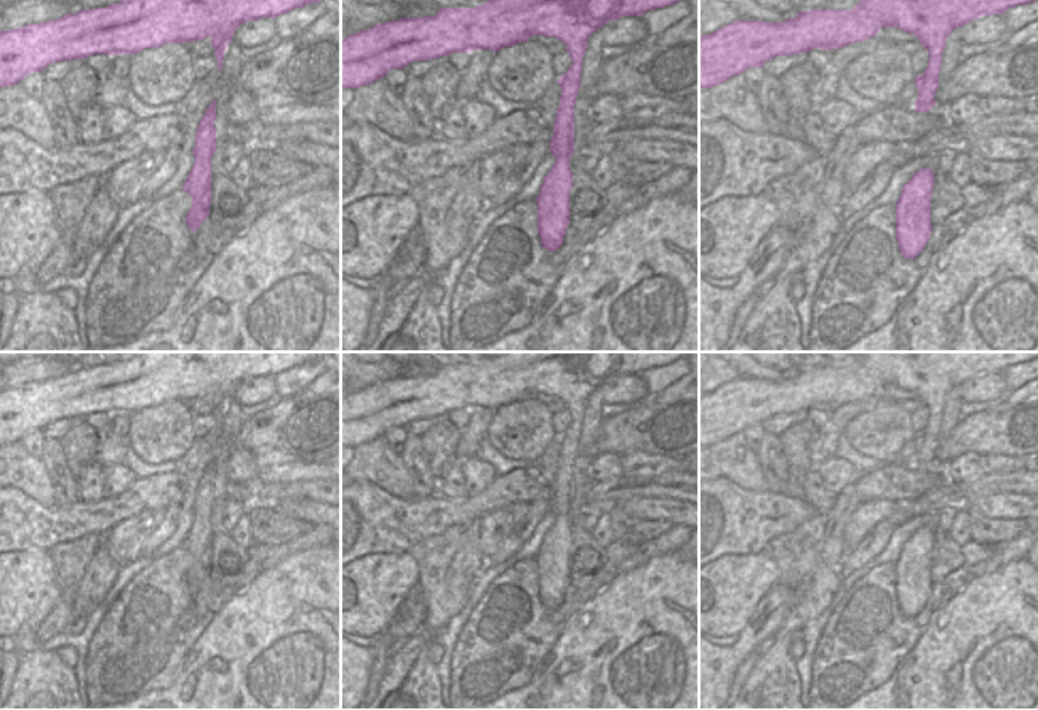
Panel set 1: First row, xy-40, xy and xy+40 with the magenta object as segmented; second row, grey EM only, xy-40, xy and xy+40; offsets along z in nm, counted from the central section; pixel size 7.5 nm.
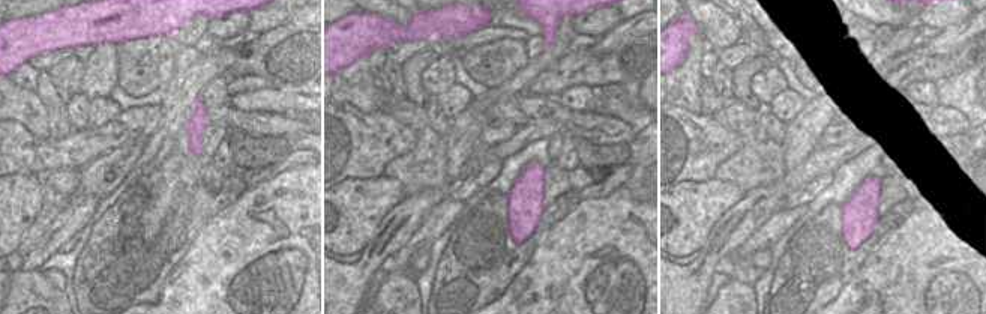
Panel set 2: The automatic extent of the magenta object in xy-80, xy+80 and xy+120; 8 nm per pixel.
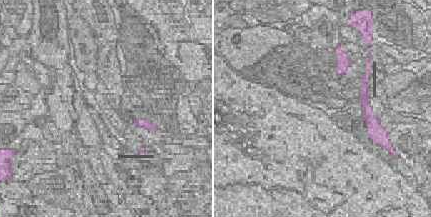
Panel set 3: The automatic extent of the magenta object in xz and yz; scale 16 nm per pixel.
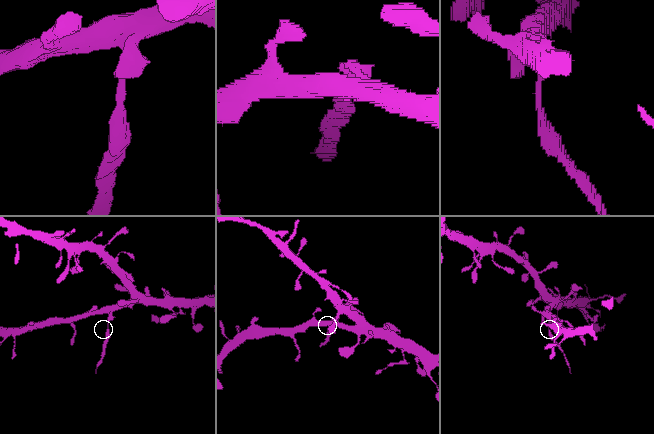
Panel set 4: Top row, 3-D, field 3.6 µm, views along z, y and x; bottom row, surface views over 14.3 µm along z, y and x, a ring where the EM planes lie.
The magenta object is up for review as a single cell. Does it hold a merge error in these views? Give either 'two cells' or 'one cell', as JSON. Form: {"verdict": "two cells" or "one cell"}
{"verdict": "two cells"}

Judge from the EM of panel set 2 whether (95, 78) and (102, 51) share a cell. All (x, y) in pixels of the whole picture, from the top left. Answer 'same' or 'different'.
same

